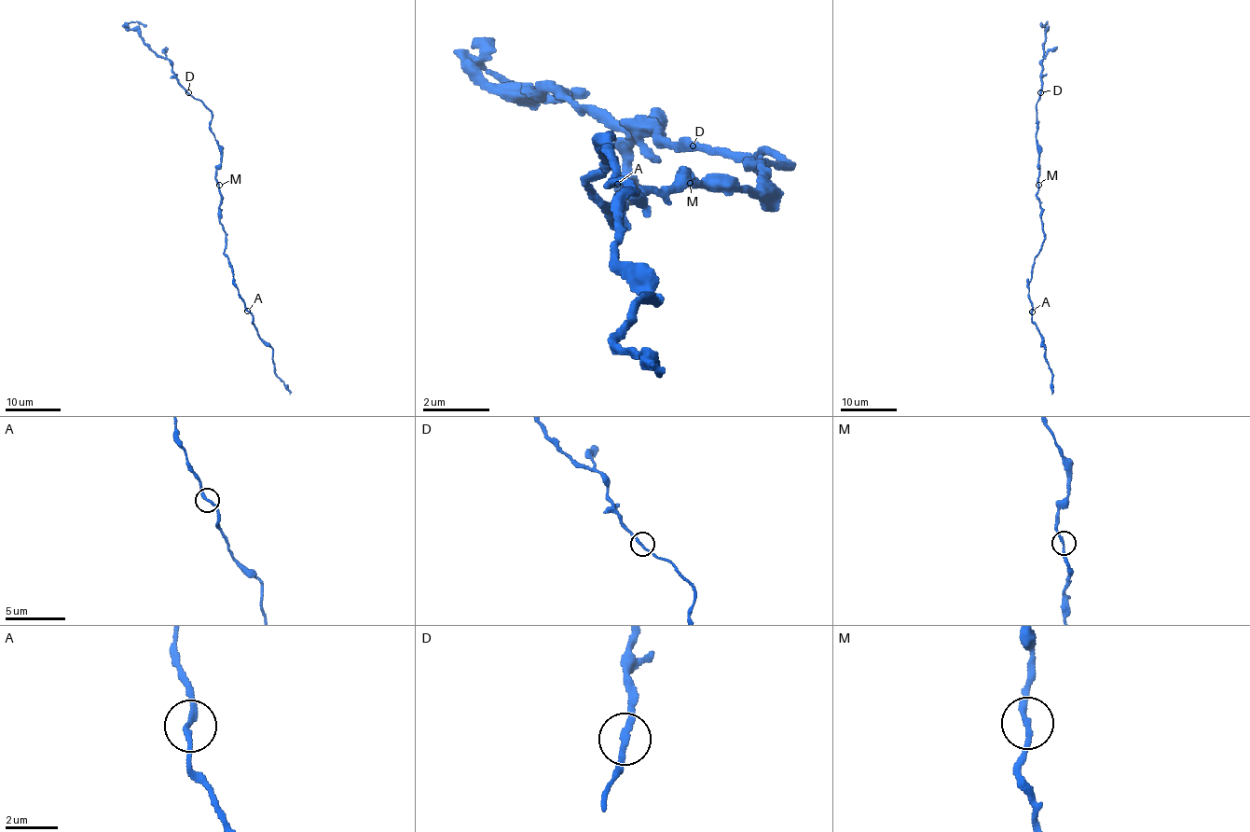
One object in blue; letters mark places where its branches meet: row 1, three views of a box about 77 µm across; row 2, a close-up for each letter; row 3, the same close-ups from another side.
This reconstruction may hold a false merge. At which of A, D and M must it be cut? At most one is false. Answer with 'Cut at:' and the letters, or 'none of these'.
Cut at: D

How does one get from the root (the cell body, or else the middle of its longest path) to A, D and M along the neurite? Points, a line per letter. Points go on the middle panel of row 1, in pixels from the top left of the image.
A: (671, 181), (648, 197), (616, 195), (621, 218), (606, 217), (584, 191), (609, 164), (596, 145), (617, 184)
D: (671, 181), (772, 195), (766, 163), (753, 164), (789, 166), (692, 144)
M: (671, 181), (677, 173), (684, 173), (679, 182), (690, 183)

